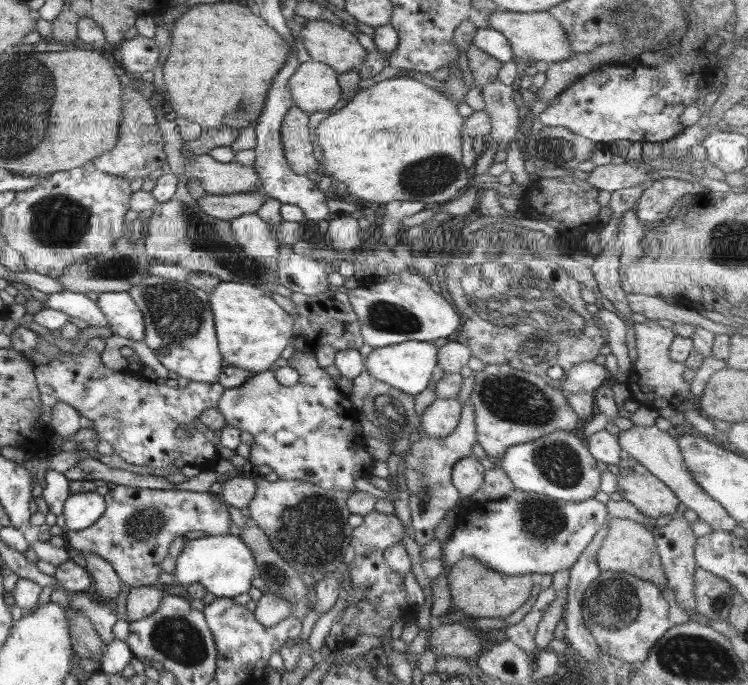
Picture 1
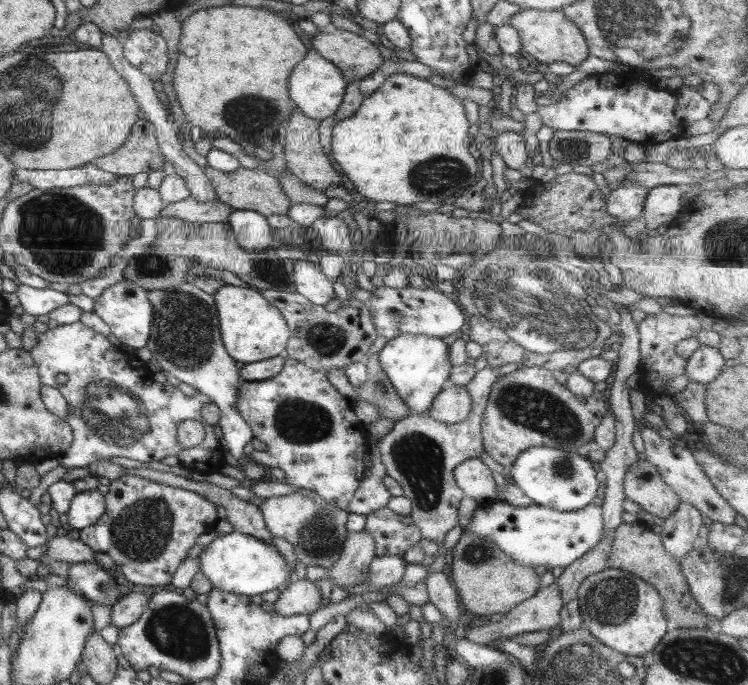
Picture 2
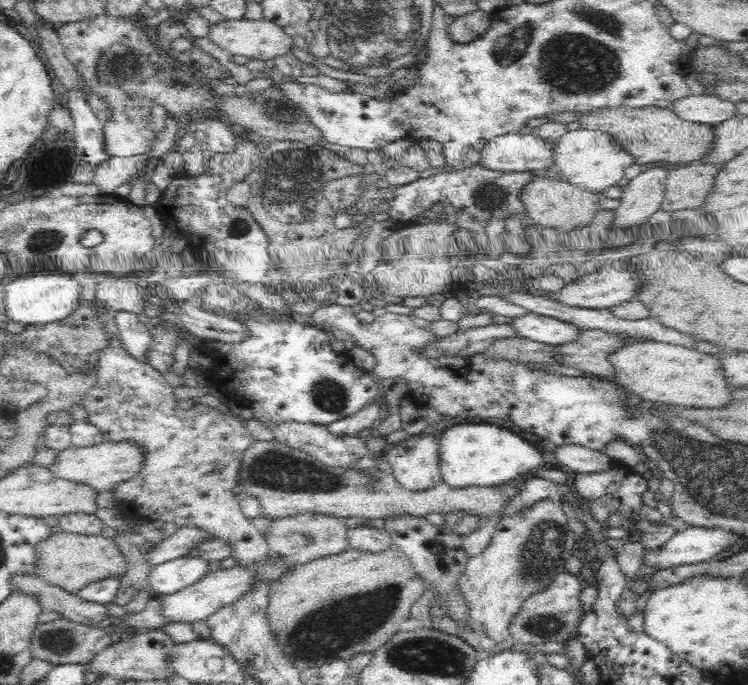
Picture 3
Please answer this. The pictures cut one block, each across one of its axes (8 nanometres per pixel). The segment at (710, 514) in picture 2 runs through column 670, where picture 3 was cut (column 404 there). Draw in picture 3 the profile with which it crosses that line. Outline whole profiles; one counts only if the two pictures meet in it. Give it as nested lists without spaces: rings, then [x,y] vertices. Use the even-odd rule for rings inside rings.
[[[436,436],[407,437],[388,446],[383,457],[390,464],[392,475],[409,492],[426,492],[441,481],[439,449]]]

